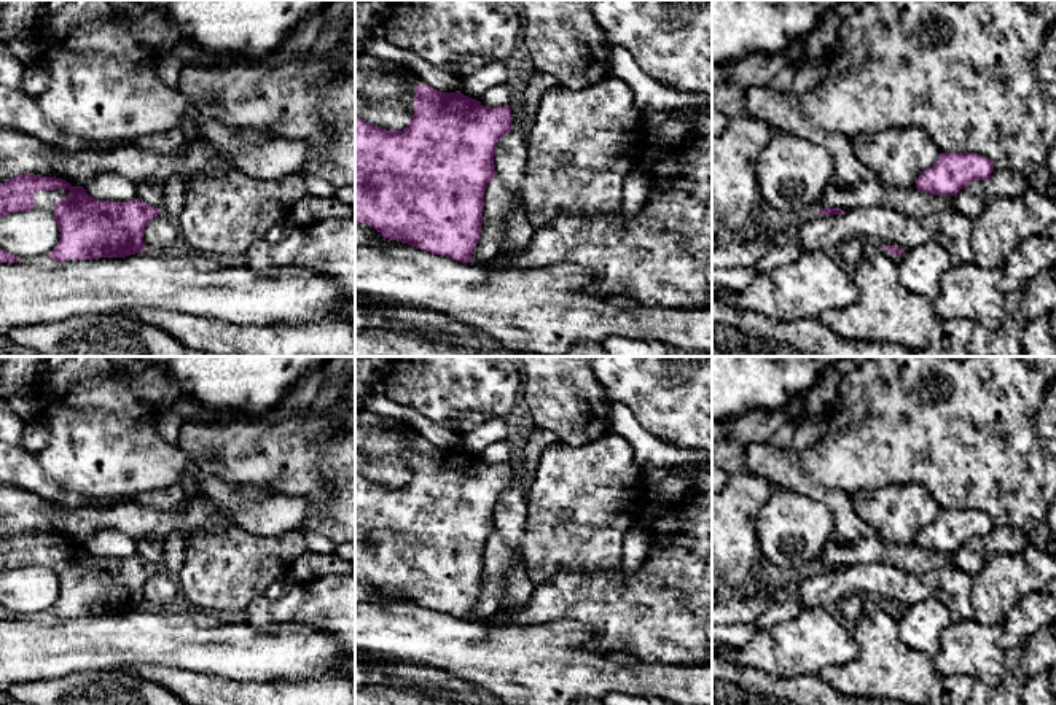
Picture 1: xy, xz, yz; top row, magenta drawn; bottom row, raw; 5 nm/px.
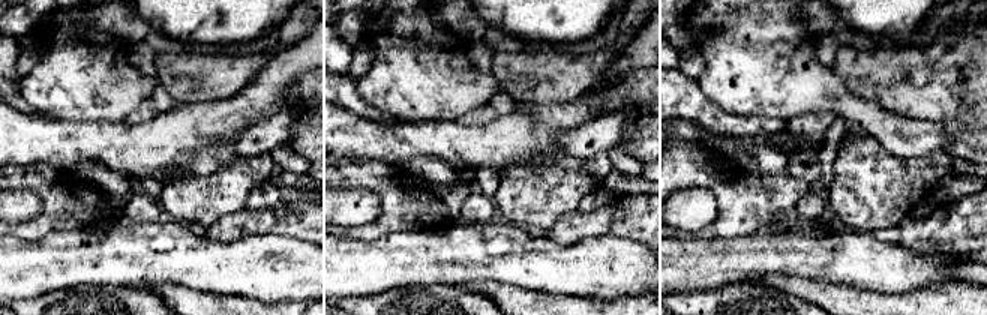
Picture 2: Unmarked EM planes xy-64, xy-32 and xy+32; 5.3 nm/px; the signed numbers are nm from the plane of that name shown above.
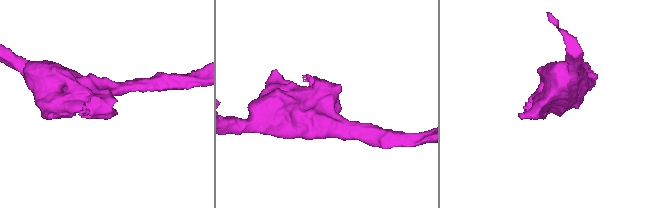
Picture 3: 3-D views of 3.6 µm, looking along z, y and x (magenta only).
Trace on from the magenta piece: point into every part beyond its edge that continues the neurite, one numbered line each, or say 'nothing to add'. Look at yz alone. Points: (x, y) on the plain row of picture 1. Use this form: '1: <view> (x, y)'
nothing to add

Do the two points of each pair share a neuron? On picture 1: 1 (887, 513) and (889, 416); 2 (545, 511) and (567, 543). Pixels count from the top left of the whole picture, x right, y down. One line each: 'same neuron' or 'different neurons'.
1: different neurons
2: same neuron

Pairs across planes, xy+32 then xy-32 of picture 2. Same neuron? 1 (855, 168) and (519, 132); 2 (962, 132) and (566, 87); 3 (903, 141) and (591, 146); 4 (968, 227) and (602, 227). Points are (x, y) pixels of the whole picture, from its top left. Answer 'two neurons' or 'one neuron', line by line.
1: two neurons
2: one neuron
3: one neuron
4: one neuron

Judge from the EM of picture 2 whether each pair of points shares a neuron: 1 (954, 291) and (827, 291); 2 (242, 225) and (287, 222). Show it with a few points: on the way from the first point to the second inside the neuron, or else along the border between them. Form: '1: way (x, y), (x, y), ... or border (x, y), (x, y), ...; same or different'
1: way (923, 299), (858, 299); same
2: way (252, 222), (276, 222); same

